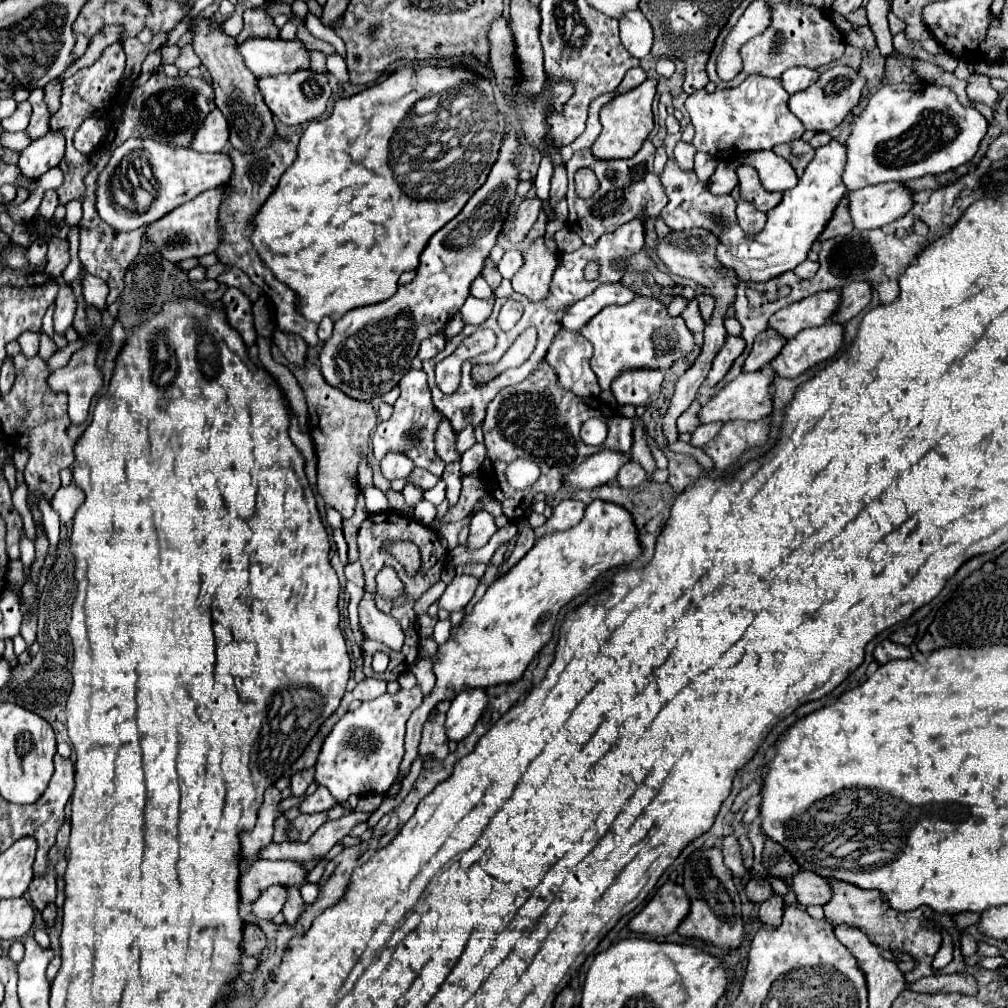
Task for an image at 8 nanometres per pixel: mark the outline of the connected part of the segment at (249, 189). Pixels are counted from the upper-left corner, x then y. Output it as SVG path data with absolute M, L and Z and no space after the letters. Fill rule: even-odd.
M277 138L275 144L271 144L271 148L263 148L261 152L253 152L251 156L243 156L241 152L235 152L233 148L229 150L231 154L231 160L235 164L235 172L233 172L233 178L229 180L229 190L231 190L231 196L223 202L223 208L221 208L221 224L223 224L223 242L221 242L221 248L217 250L221 262L225 264L231 264L231 266L237 266L241 268L269 298L271 302L275 304L275 312L277 312L277 328L283 330L283 332L291 332L291 334L297 334L301 336L311 348L315 348L319 344L319 338L317 338L317 324L315 322L309 322L305 320L299 312L297 312L297 294L283 282L279 282L275 278L275 274L267 268L267 264L263 264L263 260L259 258L259 252L255 250L253 242L251 242L251 232L253 232L253 218L255 214L261 210L261 206L265 204L265 200L273 194L273 190L277 188L279 184L279 178L283 176L283 172L295 162L297 158L297 150L291 142L283 140L283 138Z

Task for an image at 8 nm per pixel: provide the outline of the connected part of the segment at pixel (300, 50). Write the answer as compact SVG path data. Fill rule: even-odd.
M247 38L243 44L237 44L239 54L245 60L245 66L259 76L275 76L283 72L295 72L295 68L309 68L307 50L301 40L271 40L271 38Z

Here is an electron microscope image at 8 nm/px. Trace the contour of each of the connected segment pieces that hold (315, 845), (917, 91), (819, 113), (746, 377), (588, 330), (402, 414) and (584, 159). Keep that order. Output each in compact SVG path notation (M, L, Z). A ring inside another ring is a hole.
M349 812L347 816L339 820L329 820L325 822L307 842L284 841L281 844L269 844L261 858L267 860L279 860L279 858L291 858L291 860L315 860L323 858L339 840L343 840L349 830L357 824L357 820L367 820L369 814L361 812Z
M901 82L901 84L885 84L883 88L879 88L867 102L865 110L859 114L857 122L853 122L853 128L851 128L851 134L847 138L847 166L845 166L845 172L843 172L843 182L849 190L859 190L859 188L865 188L865 186L873 186L873 184L883 184L883 182L907 182L907 180L913 180L913 178L921 178L921 176L927 176L927 174L941 174L941 172L947 172L947 170L953 170L965 162L969 162L977 148L979 148L979 142L983 140L983 136L987 134L987 120L983 118L981 112L977 112L975 108L965 108L959 104L957 100L957 94L947 88L947 86L935 86L935 84L927 84L923 88L919 88L919 84L907 84L907 82Z
M833 66L821 74L821 80L809 86L807 90L795 92L789 98L789 110L803 122L807 130L817 130L817 132L831 132L833 128L841 126L845 116L853 110L853 106L859 104L861 90L863 90L865 78L859 76L853 68L849 66Z
M765 370L755 372L741 372L733 382L729 382L723 390L719 390L709 404L705 404L699 412L699 418L703 424L707 422L727 422L727 420L761 420L763 416L769 416L773 410L773 396L769 392L773 384L773 374L767 374Z
M637 296L627 306L607 306L581 328L581 334L595 348L591 368L601 390L609 390L611 382L627 370L669 370L675 360L689 356L695 348L693 332L685 320L669 316L667 306L653 296Z
M411 370L403 380L399 382L401 386L401 396L393 404L393 414L387 422L381 422L375 428L373 434L373 454L377 460L383 460L385 454L389 452L399 452L411 458L417 466L433 472L435 476L441 476L445 470L445 462L437 456L435 452L435 434L439 424L445 420L445 416L435 408L431 400L431 392L427 386L427 374L423 370Z
M645 142L641 150L627 160L599 160L593 156L591 148L583 148L573 154L573 158L567 162L567 176L569 176L569 192L567 192L567 202L569 202L569 218L567 226L585 244L593 244L601 234L617 230L621 224L647 214L649 218L659 216L661 210L667 206L667 194L661 184L661 180L653 174L653 156L655 156L655 144ZM579 168L591 168L595 170L601 190L595 192L591 200L583 200L575 194L575 184L573 184L573 174Z

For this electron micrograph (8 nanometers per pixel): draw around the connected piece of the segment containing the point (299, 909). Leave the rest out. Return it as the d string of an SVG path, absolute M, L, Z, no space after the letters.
M289 888L289 892L291 892L291 896L289 896L287 904L283 906L283 916L285 916L285 922L289 926L293 926L299 920L299 916L305 912L305 902L297 888Z

